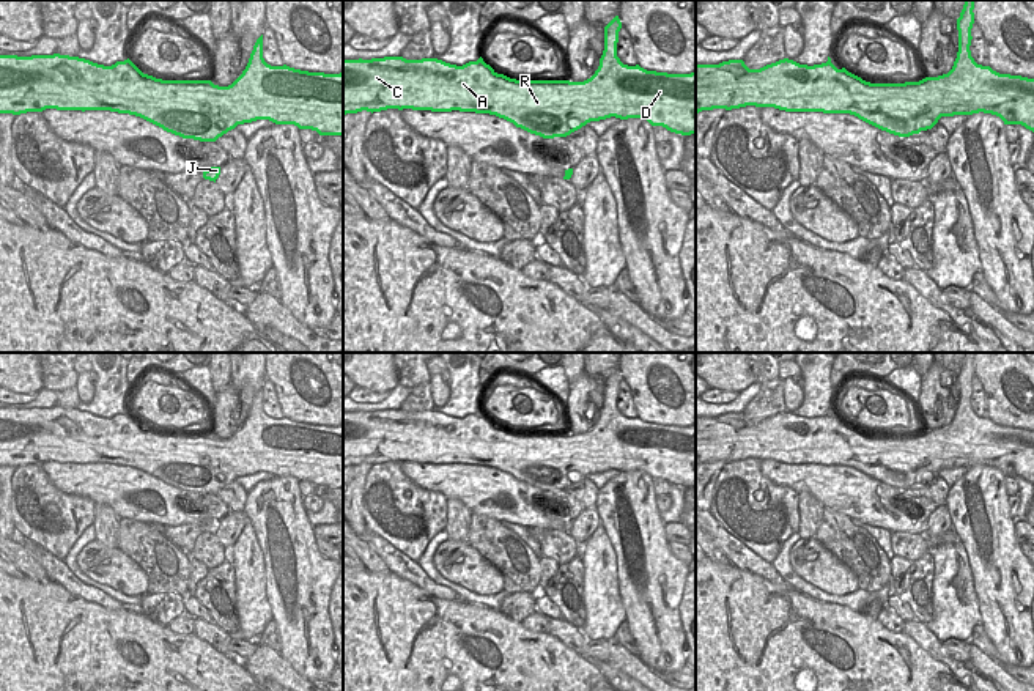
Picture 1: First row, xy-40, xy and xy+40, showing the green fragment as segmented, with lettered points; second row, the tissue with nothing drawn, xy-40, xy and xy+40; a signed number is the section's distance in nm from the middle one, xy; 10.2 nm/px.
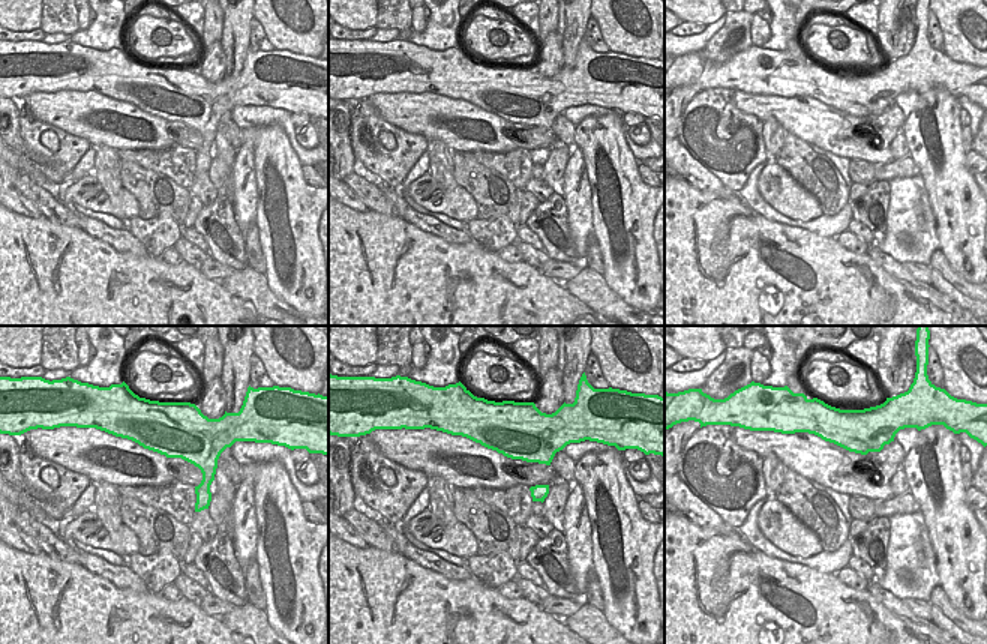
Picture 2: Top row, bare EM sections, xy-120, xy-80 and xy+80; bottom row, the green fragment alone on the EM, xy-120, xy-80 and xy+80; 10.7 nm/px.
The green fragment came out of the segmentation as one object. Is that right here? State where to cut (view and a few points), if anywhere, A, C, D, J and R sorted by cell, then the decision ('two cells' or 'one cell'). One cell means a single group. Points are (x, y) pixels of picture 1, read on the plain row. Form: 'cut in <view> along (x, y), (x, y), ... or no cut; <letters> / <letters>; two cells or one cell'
no cut; A C D J R; one cell

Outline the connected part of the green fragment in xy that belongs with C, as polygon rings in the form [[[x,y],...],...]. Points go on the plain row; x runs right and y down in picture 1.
[[[619,368],[604,379],[600,419],[584,434],[516,433],[497,427],[482,409],[463,419],[438,411],[343,412],[343,467],[387,461],[489,466],[543,491],[567,490],[590,474],[615,469],[642,471],[681,488],[696,486],[696,425],[667,427],[623,417],[617,409],[620,381]]]

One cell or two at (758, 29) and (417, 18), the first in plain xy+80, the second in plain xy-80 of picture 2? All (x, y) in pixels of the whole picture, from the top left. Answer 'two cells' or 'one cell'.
one cell

